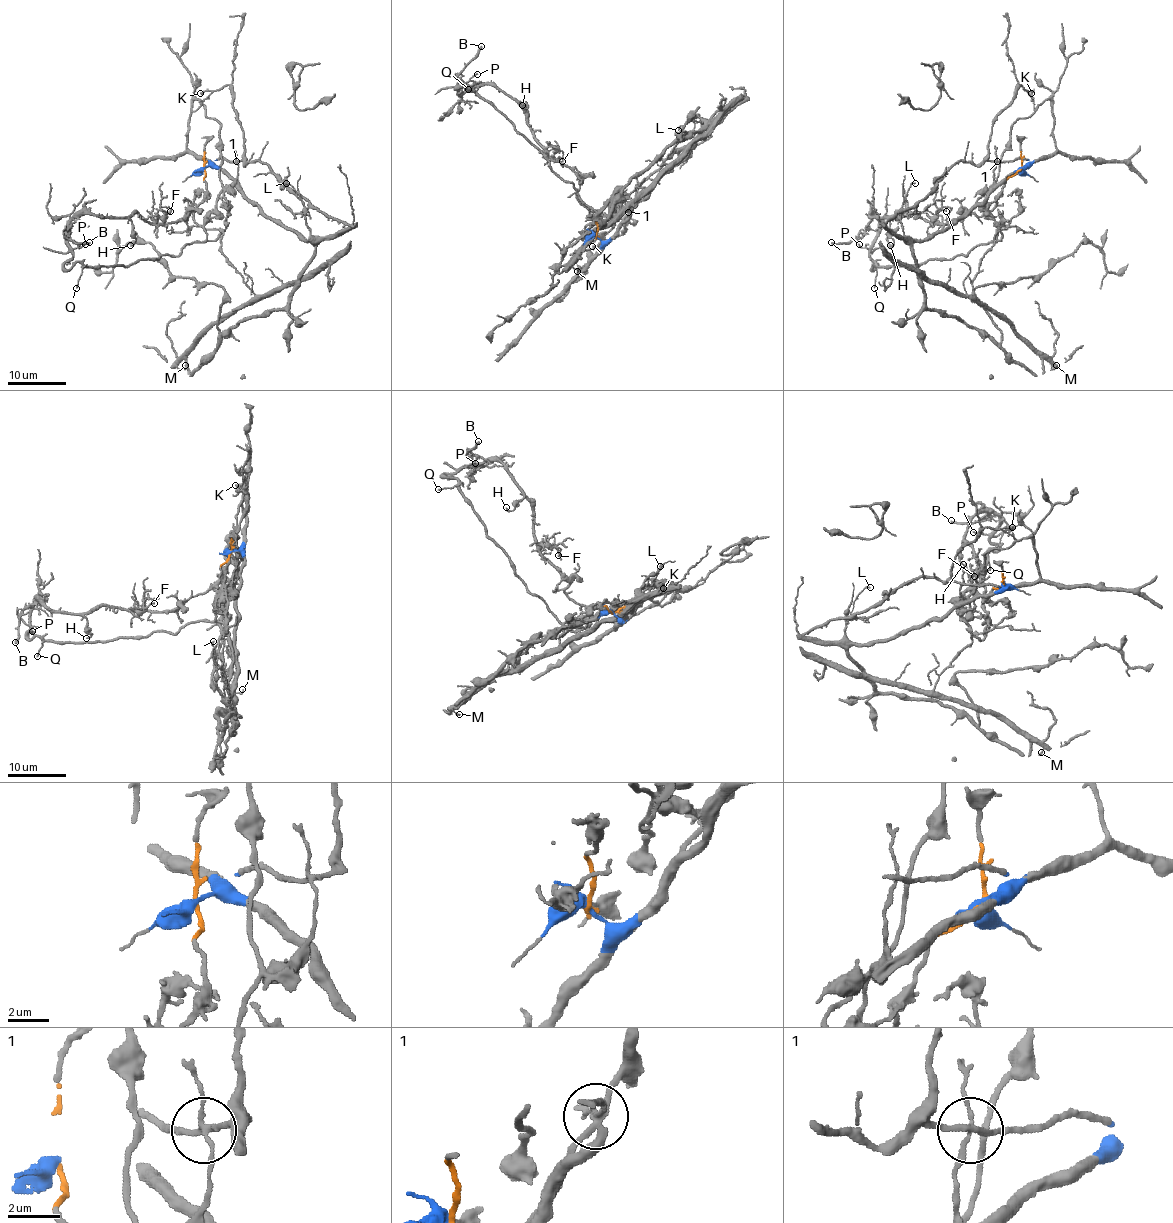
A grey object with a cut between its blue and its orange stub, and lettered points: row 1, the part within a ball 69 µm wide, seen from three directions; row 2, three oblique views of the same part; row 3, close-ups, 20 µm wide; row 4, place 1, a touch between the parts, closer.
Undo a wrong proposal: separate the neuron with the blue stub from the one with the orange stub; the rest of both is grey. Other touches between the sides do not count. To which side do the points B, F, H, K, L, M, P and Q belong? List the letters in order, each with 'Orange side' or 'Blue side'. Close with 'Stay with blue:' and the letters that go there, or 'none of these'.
B: Orange side
F: Orange side
H: Orange side
K: Blue side
L: Blue side
M: Blue side
P: Orange side
Q: Orange side
Stay with blue: K, L, M

